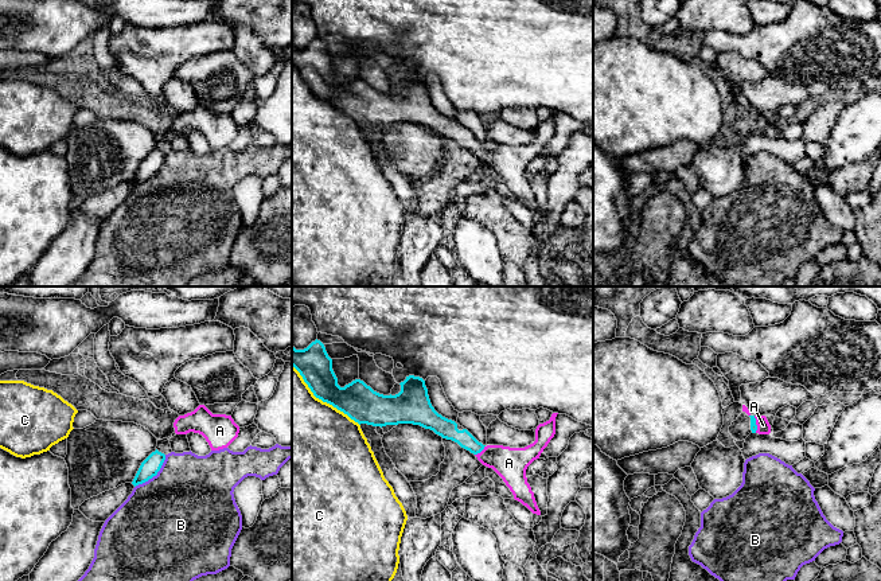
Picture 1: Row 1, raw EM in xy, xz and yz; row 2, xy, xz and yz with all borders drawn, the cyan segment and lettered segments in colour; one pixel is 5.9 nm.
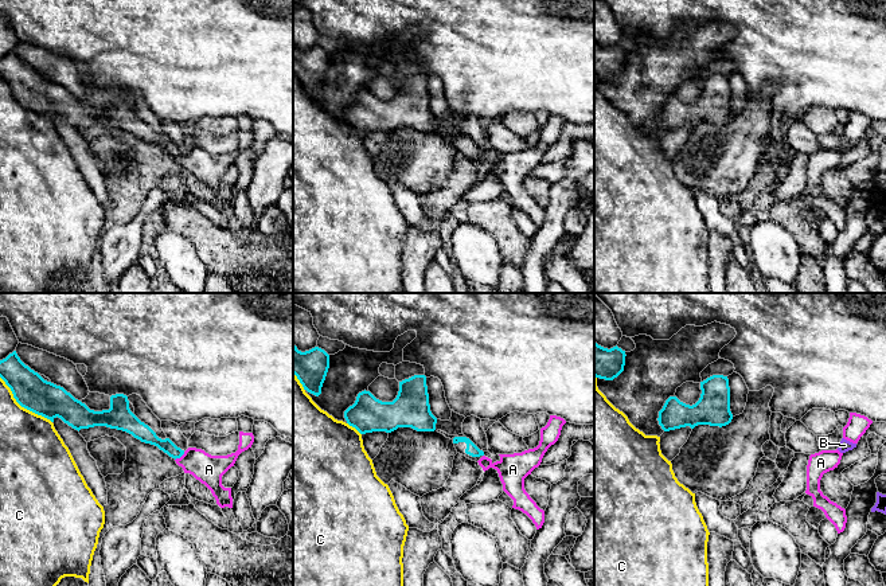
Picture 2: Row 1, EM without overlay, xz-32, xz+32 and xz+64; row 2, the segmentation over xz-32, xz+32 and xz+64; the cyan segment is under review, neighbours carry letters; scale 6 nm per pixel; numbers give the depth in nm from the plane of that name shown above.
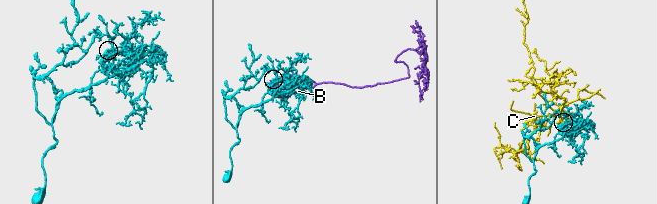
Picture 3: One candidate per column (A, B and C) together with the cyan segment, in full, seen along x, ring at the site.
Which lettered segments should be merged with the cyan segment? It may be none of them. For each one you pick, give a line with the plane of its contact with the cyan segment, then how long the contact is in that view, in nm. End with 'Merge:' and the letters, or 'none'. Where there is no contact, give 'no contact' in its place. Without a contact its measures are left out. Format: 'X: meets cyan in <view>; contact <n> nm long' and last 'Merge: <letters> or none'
A: meets cyan in xz; contact 90 nm long
Merge: A

